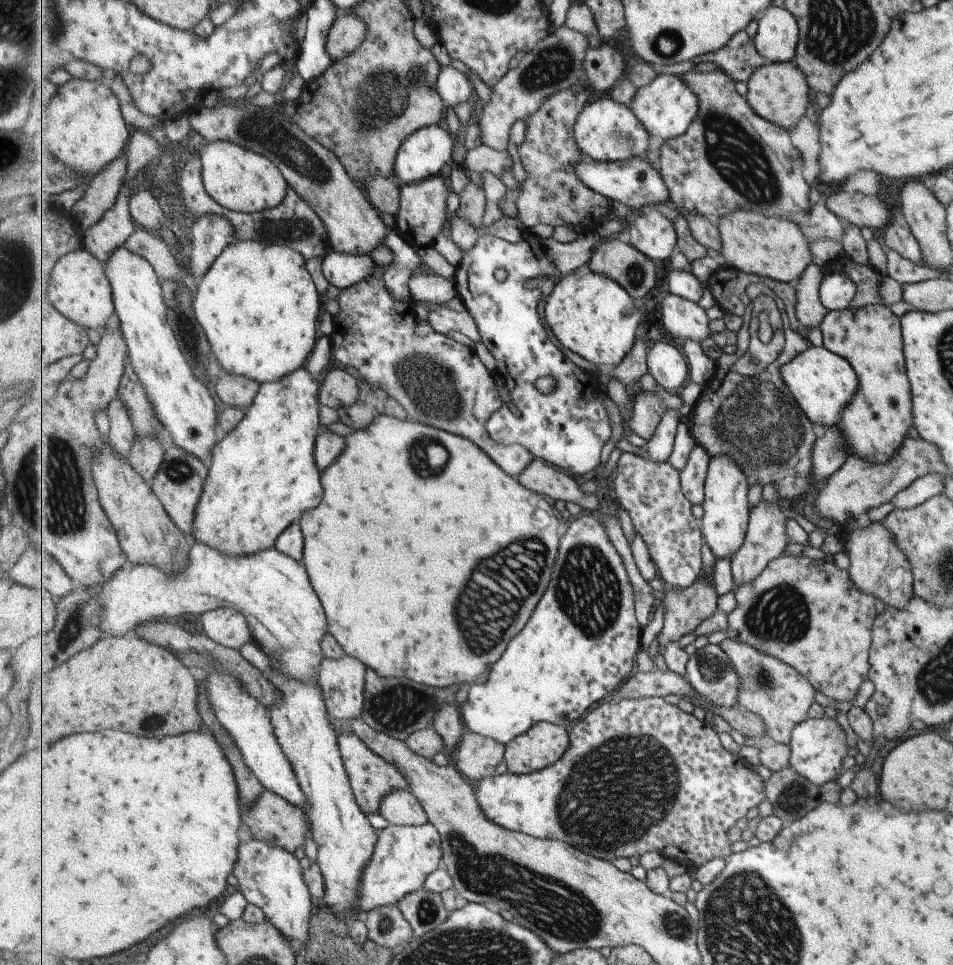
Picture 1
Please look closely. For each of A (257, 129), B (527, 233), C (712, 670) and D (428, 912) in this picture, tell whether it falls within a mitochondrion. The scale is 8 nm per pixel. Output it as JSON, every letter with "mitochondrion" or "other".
{"A":"mitochondrion","B":"other","C":"mitochondrion","D":"mitochondrion"}

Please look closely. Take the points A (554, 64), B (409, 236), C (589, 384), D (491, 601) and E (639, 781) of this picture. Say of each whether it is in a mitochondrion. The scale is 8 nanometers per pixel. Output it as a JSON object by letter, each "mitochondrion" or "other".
{"A":"mitochondrion","B":"other","C":"other","D":"mitochondrion","E":"mitochondrion"}

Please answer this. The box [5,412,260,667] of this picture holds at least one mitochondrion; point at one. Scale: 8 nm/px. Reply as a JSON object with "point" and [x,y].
{"point":[48,492]}

